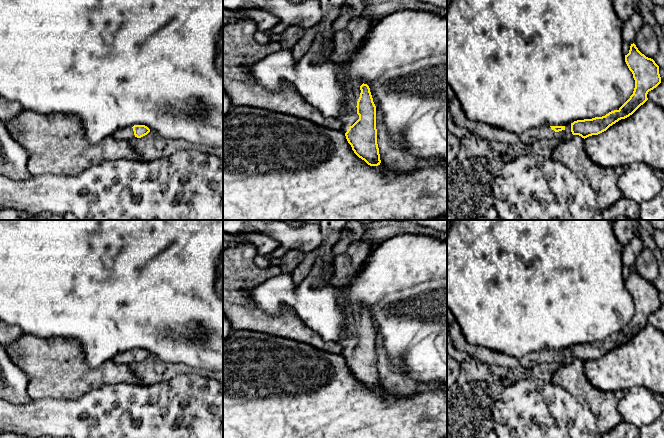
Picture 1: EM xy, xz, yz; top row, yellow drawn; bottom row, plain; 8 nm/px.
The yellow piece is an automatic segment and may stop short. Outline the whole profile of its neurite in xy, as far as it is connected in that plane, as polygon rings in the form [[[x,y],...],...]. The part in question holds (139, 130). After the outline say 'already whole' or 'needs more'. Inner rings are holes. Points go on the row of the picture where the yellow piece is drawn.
[[[134,125],[133,127],[126,127],[116,131],[113,136],[116,139],[129,141],[134,137],[141,138],[147,135],[150,129],[145,125]]] | needs more

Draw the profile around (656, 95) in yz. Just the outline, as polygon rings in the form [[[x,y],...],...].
[[[664,79],[661,80],[661,83],[656,88],[648,92],[647,98],[658,107],[664,109]]]

